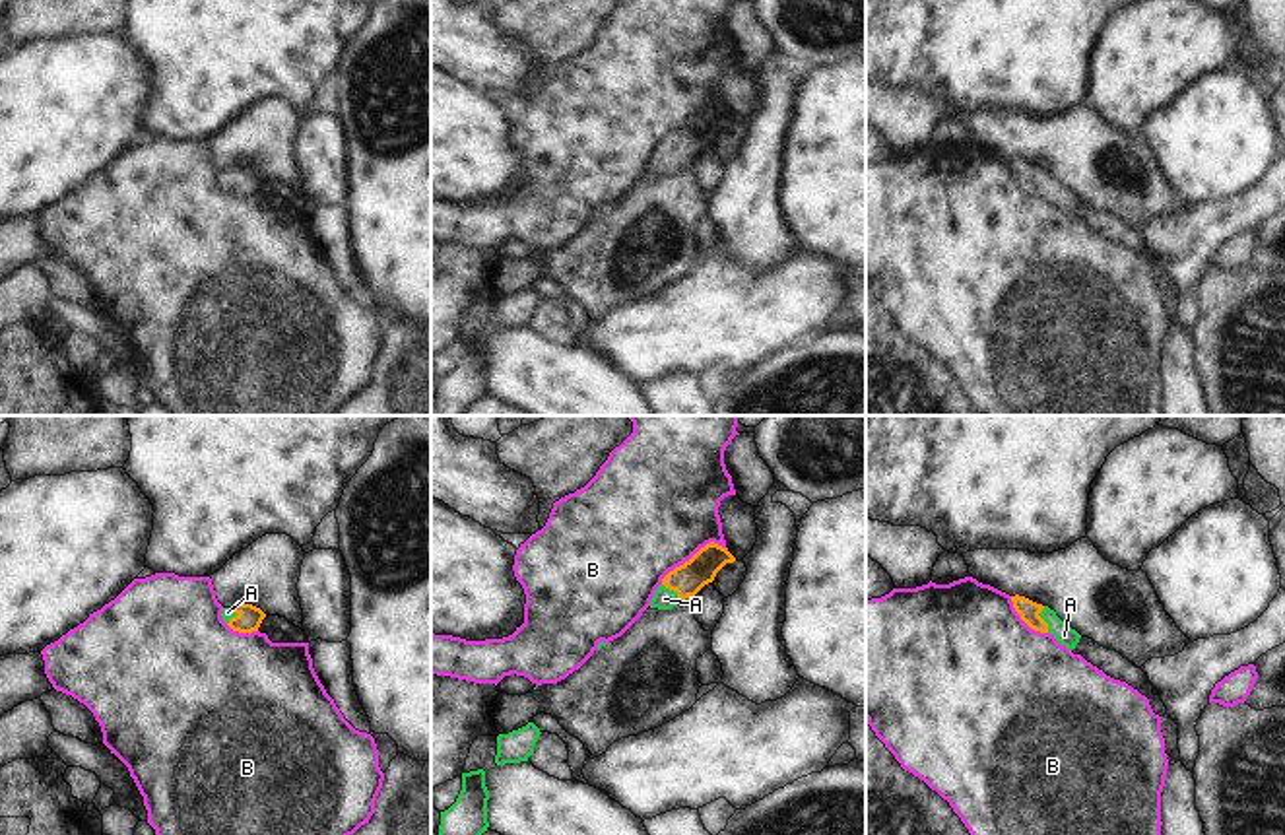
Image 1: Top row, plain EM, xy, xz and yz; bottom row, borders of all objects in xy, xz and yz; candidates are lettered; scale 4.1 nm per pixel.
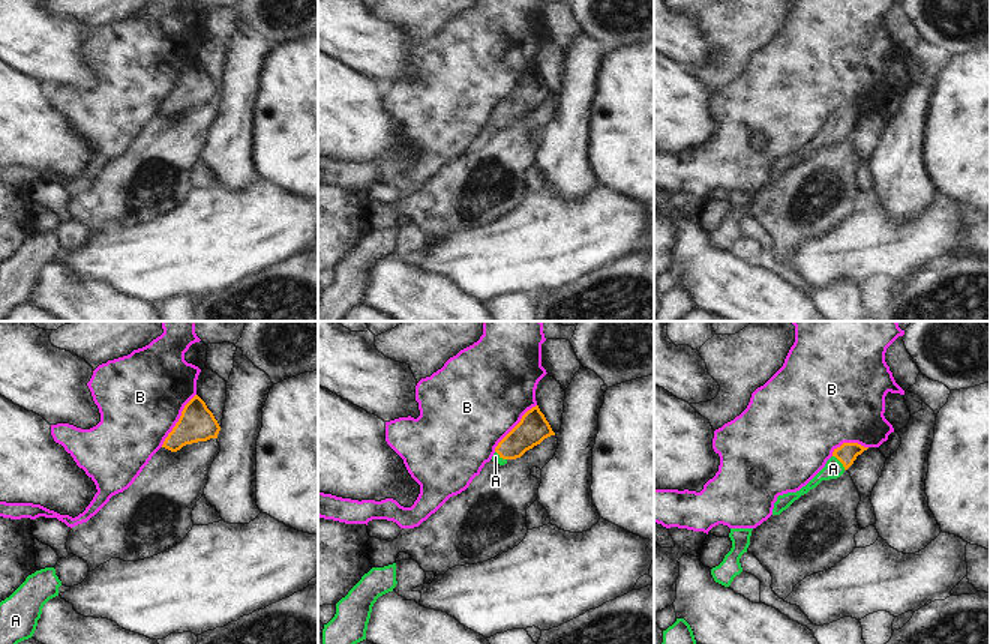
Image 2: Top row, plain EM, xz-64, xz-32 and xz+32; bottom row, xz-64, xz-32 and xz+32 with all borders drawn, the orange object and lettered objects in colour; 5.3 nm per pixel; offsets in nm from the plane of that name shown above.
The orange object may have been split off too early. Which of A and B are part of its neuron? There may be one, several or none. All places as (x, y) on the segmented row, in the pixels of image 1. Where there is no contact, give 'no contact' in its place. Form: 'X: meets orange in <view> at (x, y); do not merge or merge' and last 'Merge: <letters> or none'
A: meets orange in yz at (1043, 620); merge
B: meets orange in xz at (693, 556); do not merge
Merge: A

